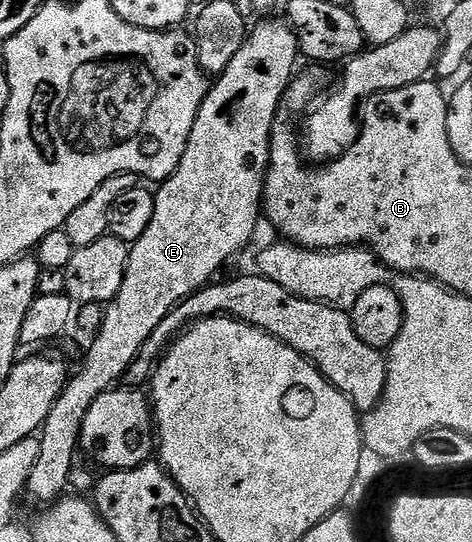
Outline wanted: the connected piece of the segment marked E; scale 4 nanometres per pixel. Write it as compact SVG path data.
M260 18L260 23L248 30L245 45L241 45L237 57L229 61L229 69L225 69L225 73L214 80L213 86L203 98L177 169L168 179L162 180L155 191L153 221L149 221L149 229L141 233L139 240L130 244L121 293L117 293L117 297L106 304L103 324L83 359L79 376L76 379L75 376L68 378L61 397L43 423L38 436L37 465L33 465L33 473L25 488L26 494L31 494L42 505L59 502L64 498L66 491L63 490L68 490L71 473L76 466L75 451L77 455L80 450L79 434L83 428L85 413L89 413L89 405L93 405L93 401L97 401L101 393L112 390L118 384L115 382L130 372L135 358L145 341L149 341L153 329L157 329L157 325L161 325L161 321L165 321L165 317L169 317L169 313L180 303L208 286L218 276L215 274L234 255L241 254L246 249L247 242L254 237L259 219L261 223L263 180L267 174L267 164L271 162L271 130L287 86L296 74L295 62L300 62L301 59L297 33L286 18L275 18Z

